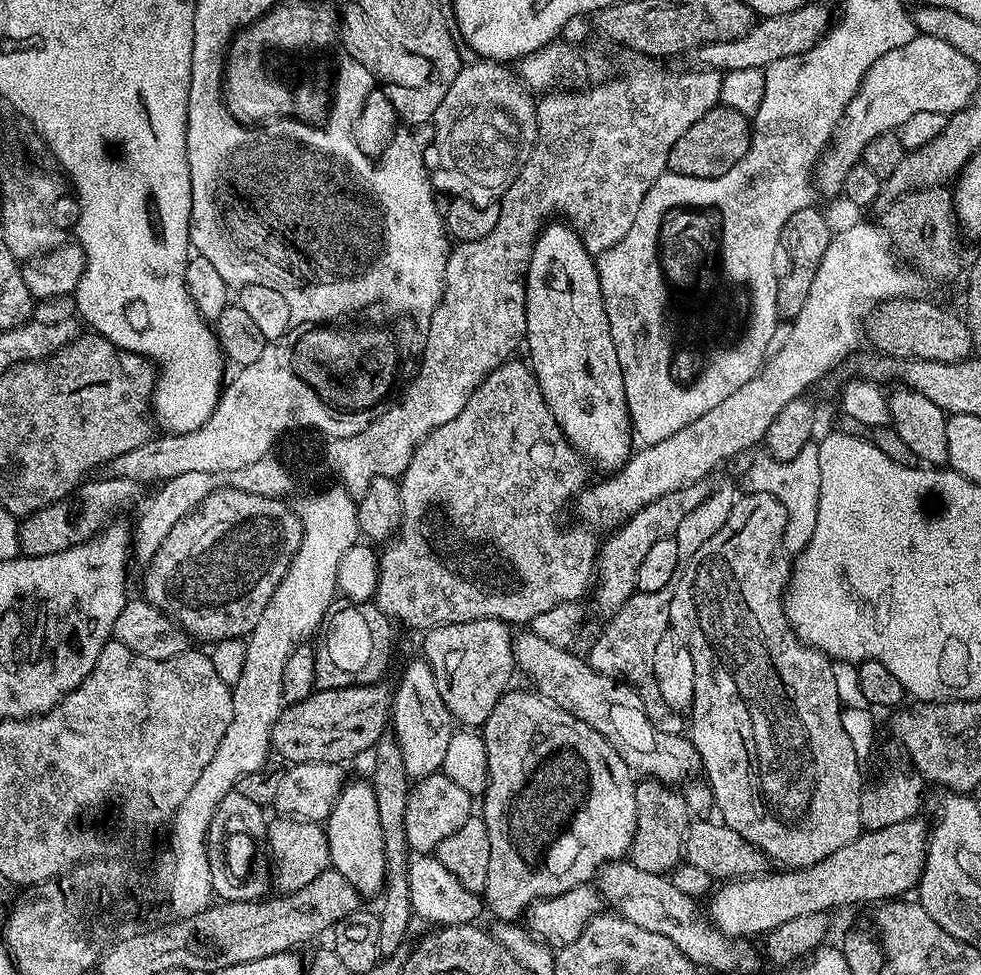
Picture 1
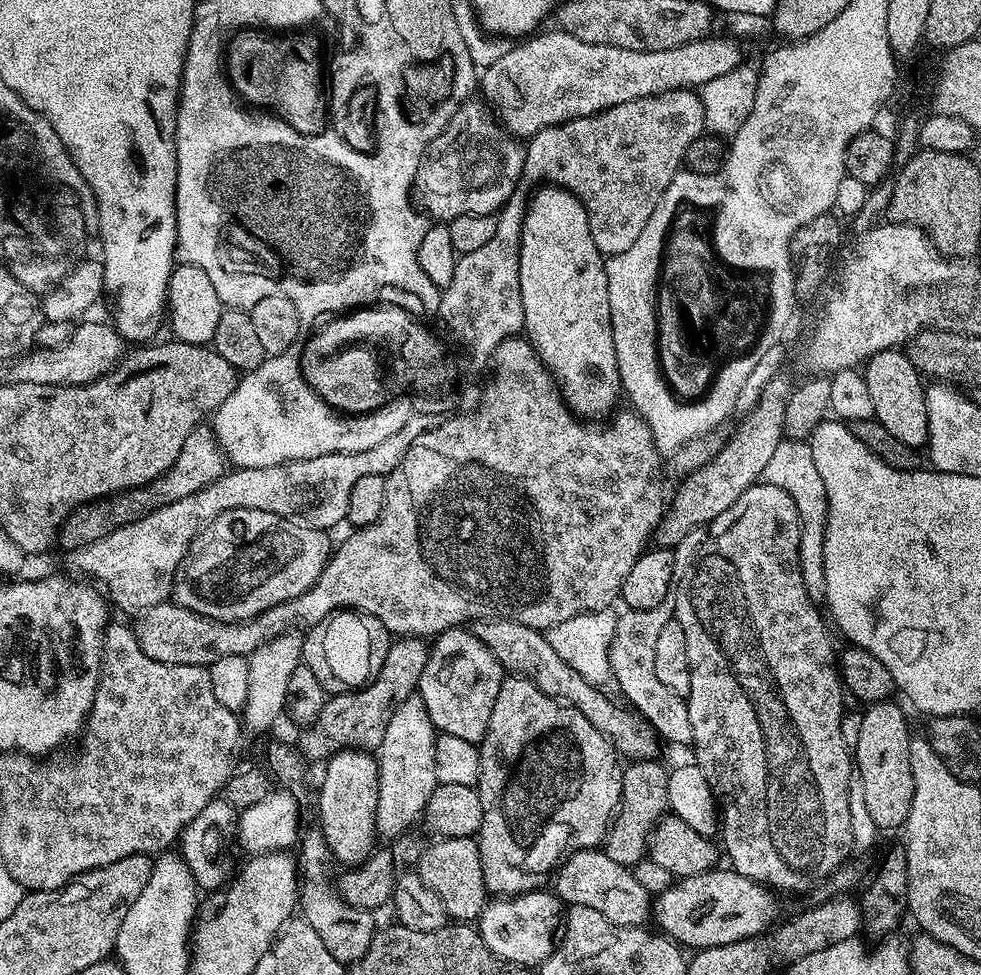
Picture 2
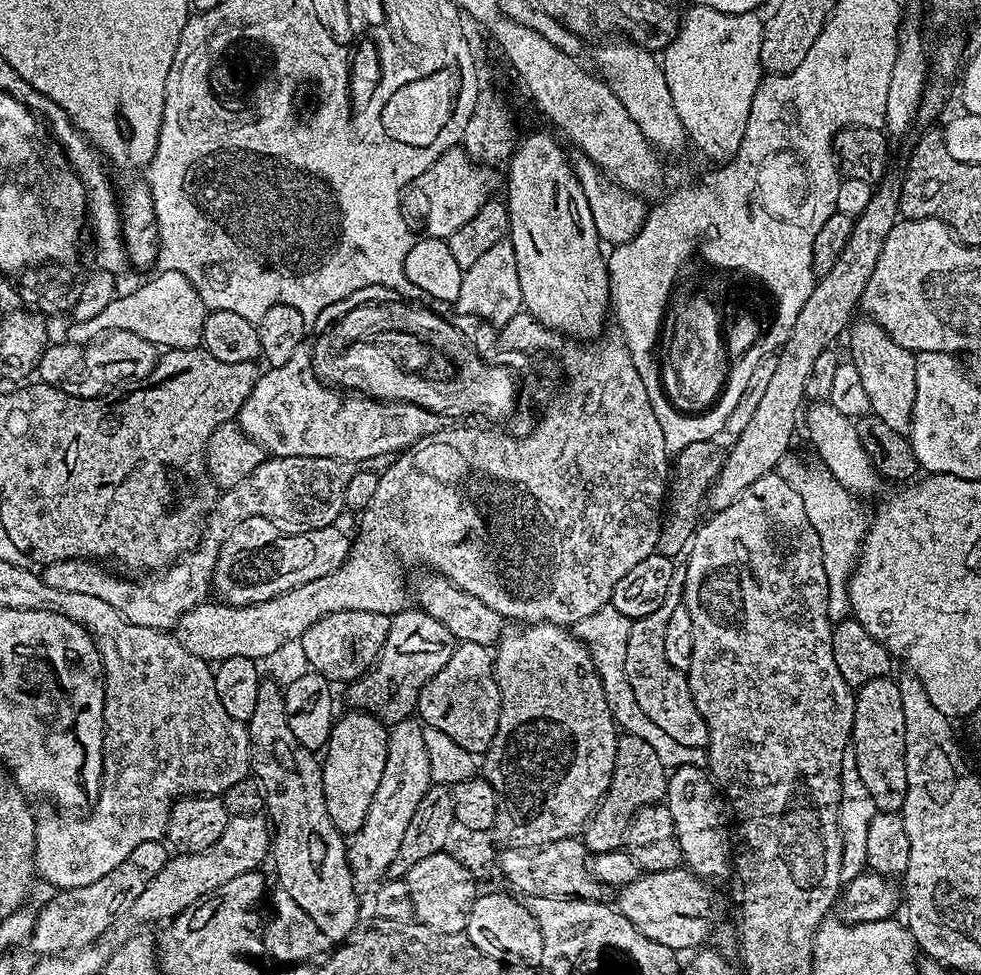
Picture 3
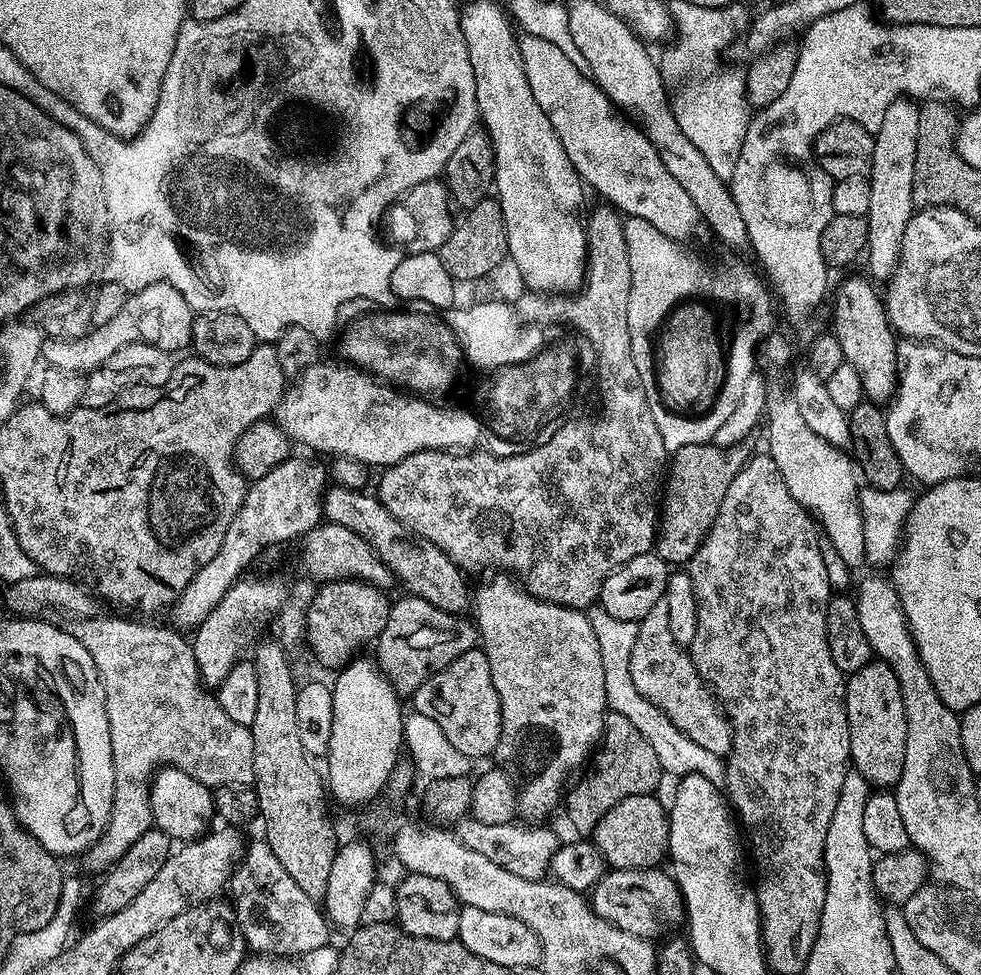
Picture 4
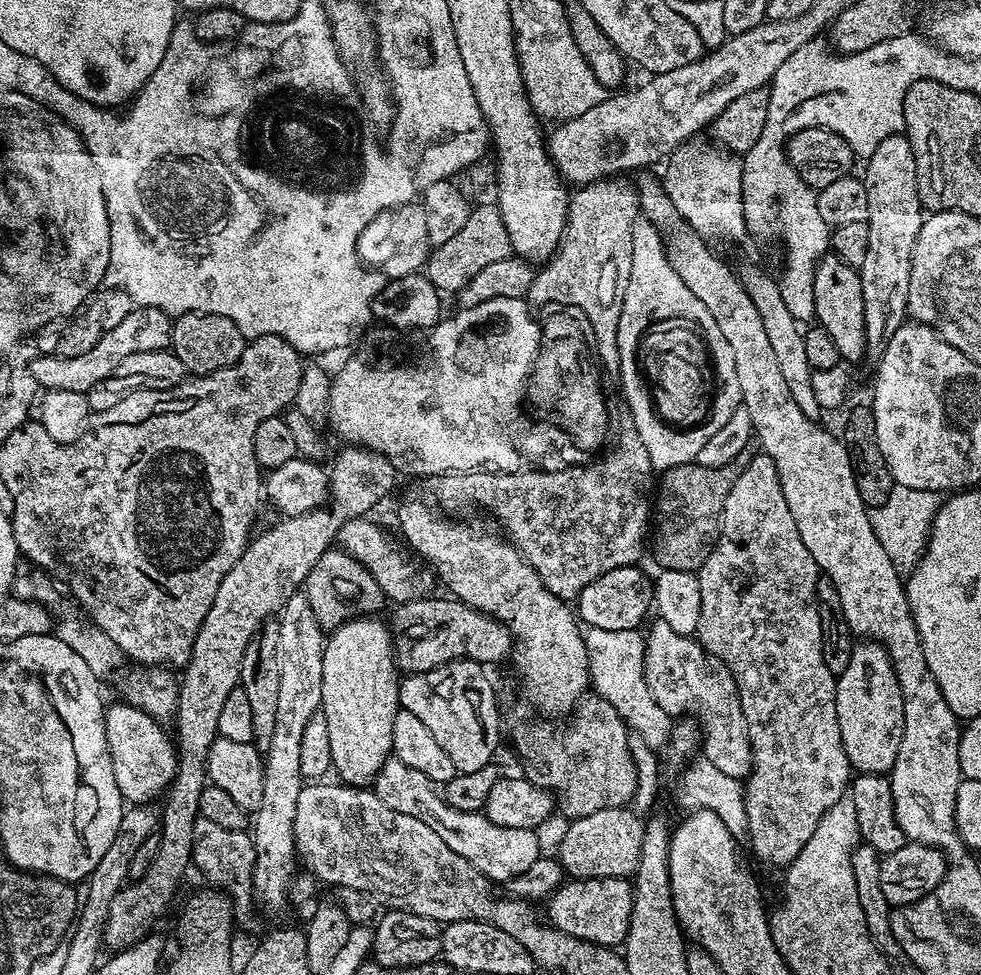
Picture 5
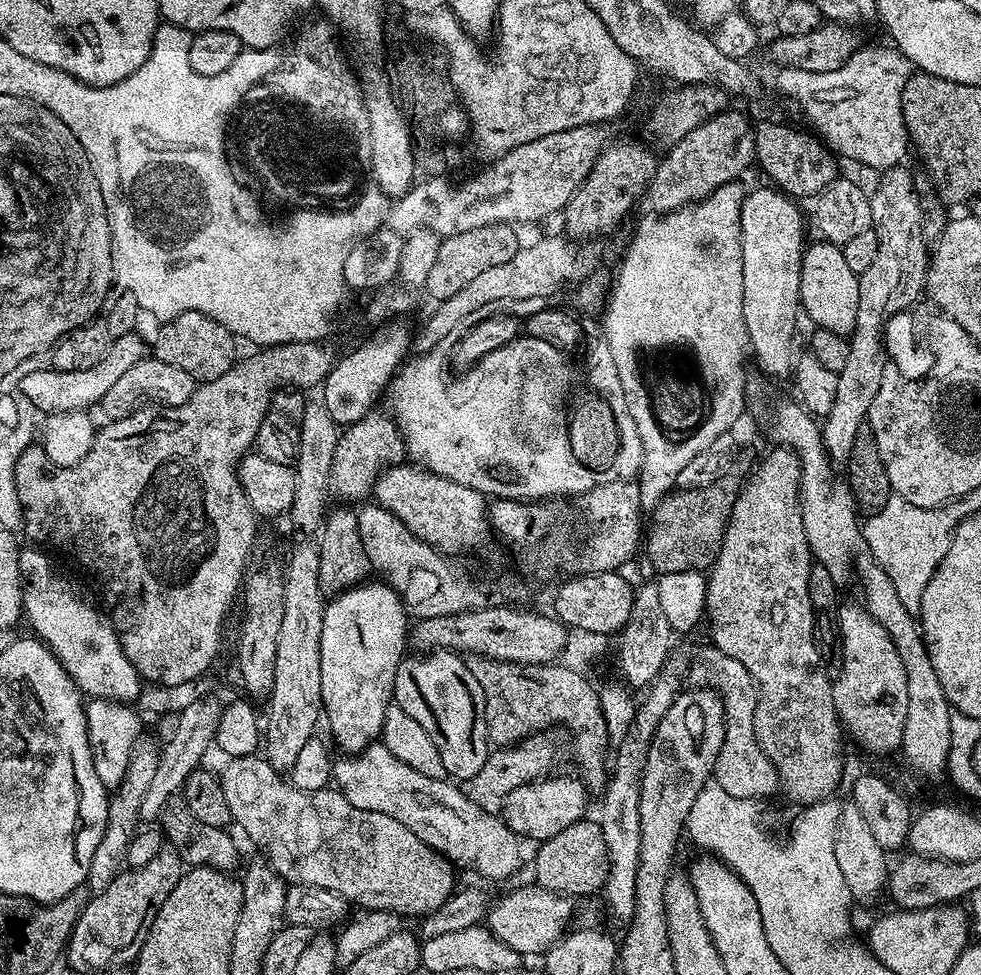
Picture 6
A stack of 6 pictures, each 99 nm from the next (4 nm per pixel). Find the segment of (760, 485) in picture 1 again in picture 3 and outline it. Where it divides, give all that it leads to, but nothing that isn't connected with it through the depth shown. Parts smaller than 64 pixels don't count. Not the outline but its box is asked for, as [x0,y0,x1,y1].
[777,454,860,624]

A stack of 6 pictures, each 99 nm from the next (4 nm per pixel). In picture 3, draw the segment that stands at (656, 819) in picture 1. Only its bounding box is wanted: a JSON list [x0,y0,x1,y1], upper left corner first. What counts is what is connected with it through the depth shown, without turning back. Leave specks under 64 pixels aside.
[582,735,669,855]

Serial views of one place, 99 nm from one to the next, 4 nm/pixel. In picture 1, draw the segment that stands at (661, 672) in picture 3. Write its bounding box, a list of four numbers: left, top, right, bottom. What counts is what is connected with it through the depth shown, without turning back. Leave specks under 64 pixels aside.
[586,590,686,736]

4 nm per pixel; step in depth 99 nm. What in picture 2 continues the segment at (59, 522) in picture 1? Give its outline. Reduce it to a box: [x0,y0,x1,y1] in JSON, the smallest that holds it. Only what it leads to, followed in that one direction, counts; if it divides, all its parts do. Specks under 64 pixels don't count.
[58,422,226,550]

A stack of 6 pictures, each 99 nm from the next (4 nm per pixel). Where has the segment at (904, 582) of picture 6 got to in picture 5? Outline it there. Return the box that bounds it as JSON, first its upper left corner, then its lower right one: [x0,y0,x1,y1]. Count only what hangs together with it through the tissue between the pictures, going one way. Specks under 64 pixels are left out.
[869,483,943,572]

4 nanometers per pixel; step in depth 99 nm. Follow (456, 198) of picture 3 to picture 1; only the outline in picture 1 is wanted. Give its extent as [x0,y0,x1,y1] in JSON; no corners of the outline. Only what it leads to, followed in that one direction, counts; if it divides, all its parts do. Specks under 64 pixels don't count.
[431,62,537,206]

